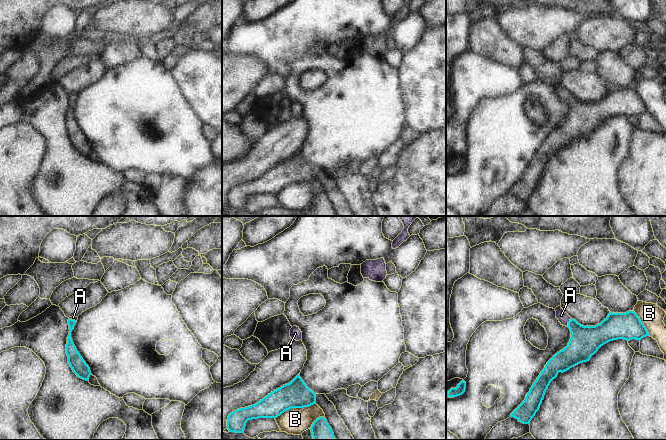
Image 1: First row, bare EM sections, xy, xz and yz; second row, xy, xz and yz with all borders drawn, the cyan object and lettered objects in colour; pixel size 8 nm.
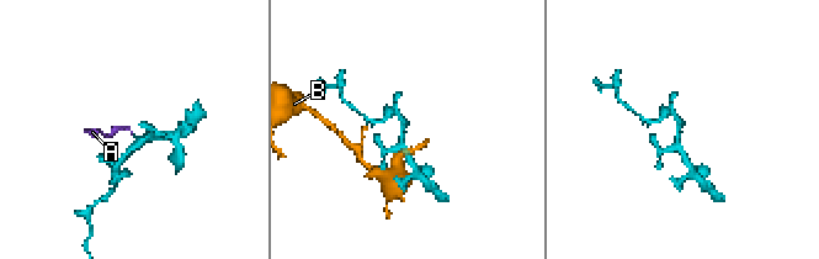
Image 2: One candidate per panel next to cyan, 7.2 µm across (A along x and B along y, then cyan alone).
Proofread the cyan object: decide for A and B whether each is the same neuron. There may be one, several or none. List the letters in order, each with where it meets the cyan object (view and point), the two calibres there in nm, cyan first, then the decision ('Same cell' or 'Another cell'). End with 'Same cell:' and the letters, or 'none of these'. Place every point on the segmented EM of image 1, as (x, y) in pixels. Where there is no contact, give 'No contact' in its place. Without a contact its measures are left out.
A: Touches cyan at yz (568, 322). Thickness 240 nm (cyan) against 90 nm. Same cell
B: Touches cyan at xz (295, 407). Thickness 220 nm (cyan) against 220 nm. Another cell
Same cell: A

